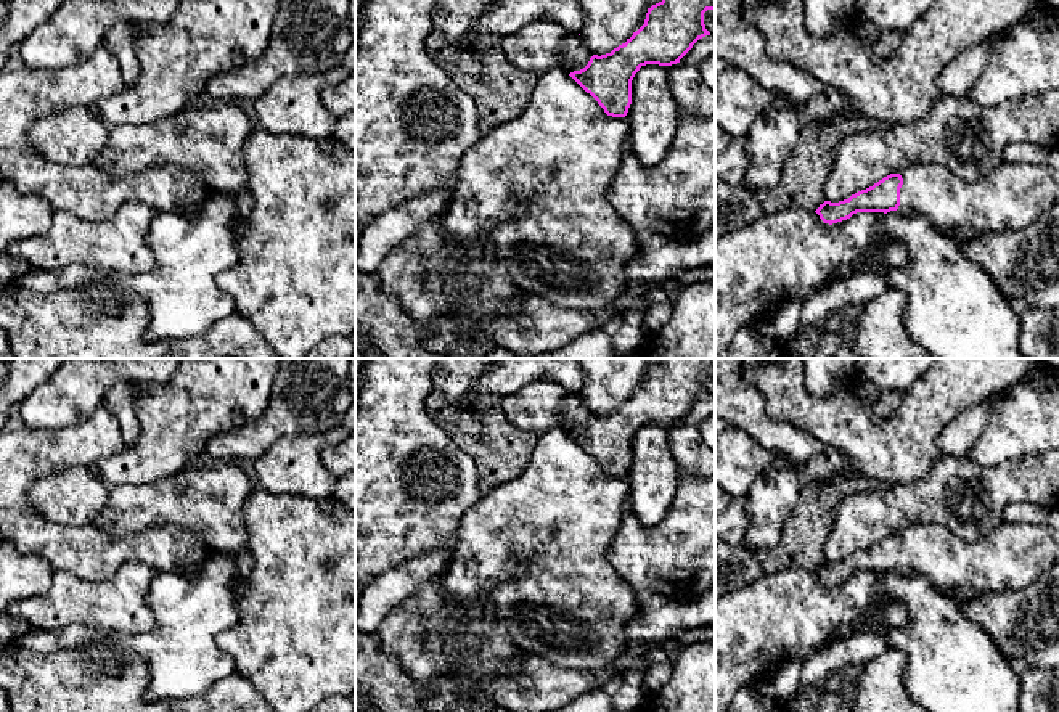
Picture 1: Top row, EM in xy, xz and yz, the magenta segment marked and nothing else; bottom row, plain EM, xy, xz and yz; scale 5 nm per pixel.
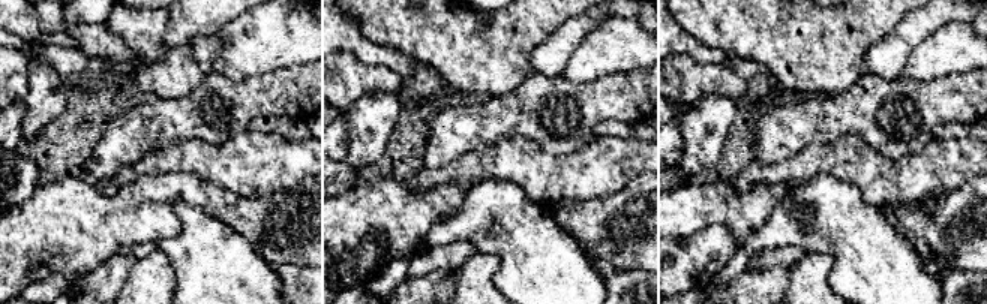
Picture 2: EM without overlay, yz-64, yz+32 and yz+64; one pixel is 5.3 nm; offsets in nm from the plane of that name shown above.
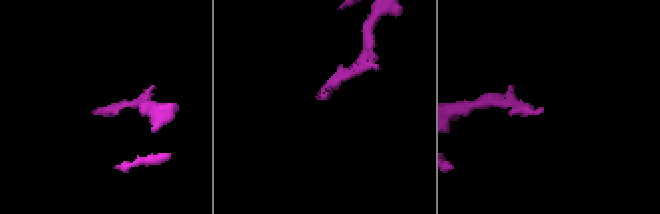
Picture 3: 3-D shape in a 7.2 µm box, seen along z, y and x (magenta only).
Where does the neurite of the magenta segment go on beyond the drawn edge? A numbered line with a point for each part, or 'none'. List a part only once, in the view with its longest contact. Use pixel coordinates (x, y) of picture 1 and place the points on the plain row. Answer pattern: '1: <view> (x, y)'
1: yz (1011, 556)

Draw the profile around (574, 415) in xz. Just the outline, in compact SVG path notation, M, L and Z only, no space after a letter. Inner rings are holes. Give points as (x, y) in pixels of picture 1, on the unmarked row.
M567 392L561 403L561 411L558 413L558 426L567 434L583 429L591 411L583 405L579 394Z

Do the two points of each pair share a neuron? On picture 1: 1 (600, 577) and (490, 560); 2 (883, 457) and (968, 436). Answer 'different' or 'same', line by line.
1: same
2: different

